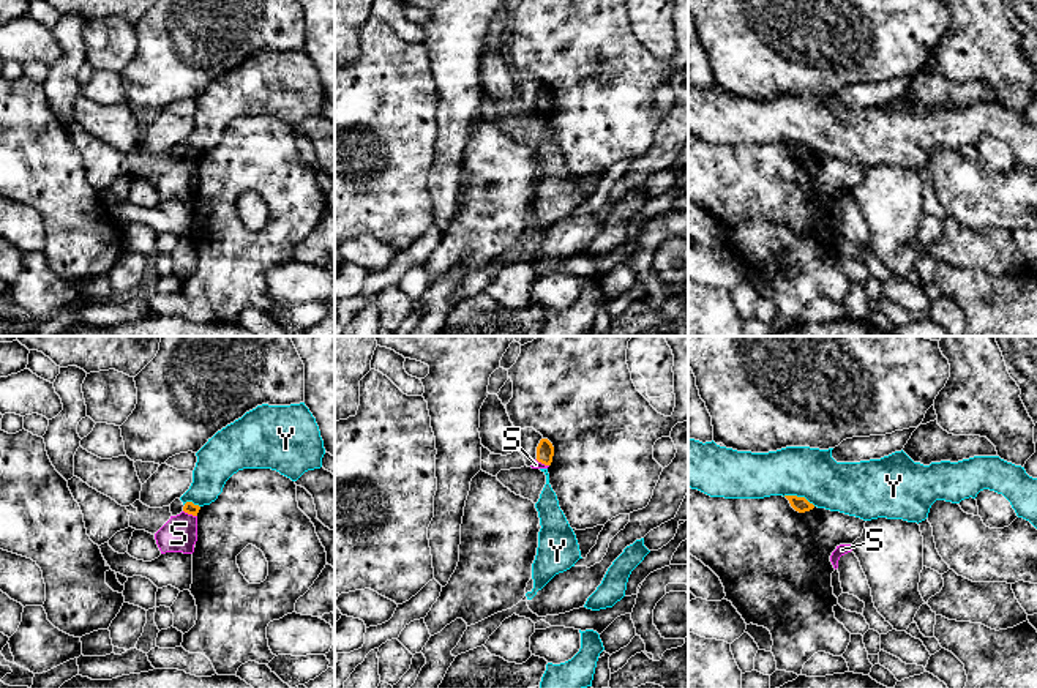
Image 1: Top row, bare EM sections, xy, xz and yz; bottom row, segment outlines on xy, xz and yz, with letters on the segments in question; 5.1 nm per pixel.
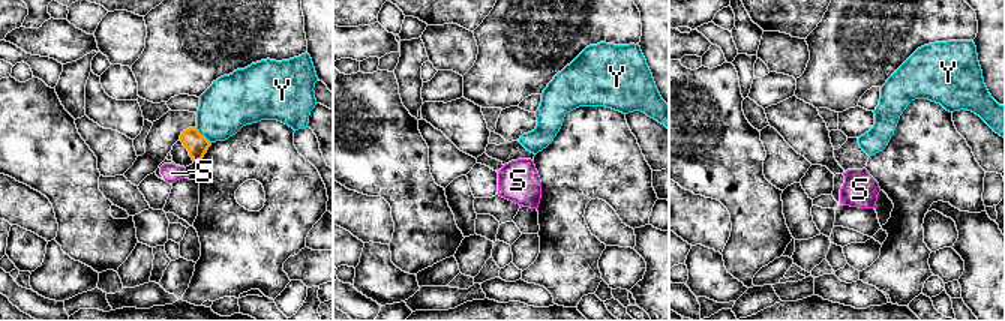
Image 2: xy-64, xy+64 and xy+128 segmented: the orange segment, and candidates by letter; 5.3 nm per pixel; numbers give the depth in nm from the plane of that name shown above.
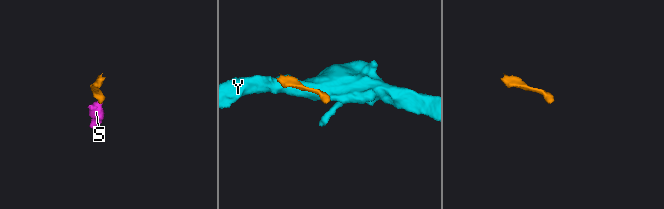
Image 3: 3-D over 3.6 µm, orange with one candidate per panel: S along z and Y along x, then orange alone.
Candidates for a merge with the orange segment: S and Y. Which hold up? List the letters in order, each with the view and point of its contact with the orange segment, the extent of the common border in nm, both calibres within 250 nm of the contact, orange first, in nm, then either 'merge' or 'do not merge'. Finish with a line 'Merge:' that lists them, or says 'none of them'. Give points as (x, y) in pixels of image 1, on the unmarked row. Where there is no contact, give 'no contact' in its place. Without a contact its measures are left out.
S: xy (190, 160) | 80 nm | 60/180 nm | merge
Y: yz (799, 144) | 180 nm | 80/260 nm | do not merge
Merge: S

